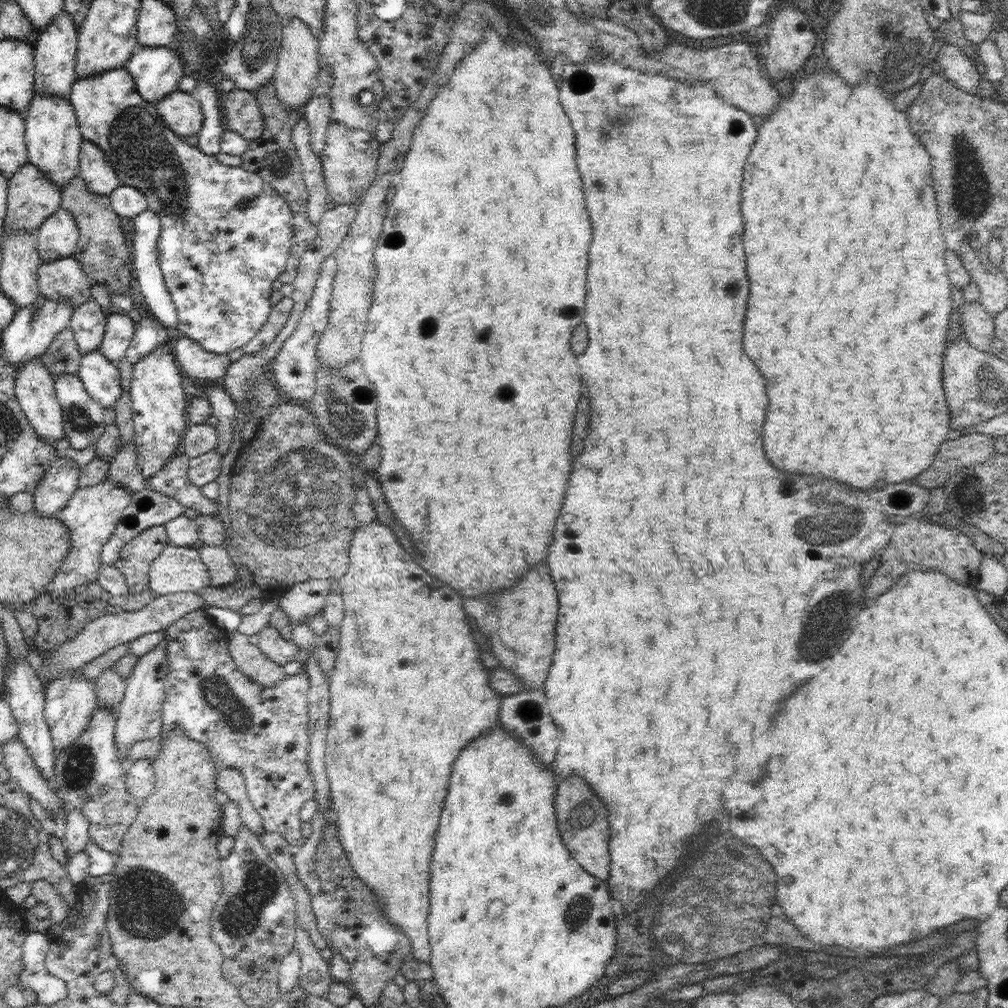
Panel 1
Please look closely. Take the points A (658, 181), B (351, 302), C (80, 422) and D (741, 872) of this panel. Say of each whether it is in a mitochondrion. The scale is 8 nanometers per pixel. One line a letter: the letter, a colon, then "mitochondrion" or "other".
A: other
B: other
C: mitochondrion
D: mitochondrion

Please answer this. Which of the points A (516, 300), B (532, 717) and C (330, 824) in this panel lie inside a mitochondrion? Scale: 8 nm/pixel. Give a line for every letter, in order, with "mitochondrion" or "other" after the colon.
A: other
B: mitochondrion
C: other

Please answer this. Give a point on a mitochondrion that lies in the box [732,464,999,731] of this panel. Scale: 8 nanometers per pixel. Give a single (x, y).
(831, 517)

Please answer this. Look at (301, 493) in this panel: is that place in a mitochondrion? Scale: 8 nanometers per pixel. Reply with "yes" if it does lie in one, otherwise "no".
yes

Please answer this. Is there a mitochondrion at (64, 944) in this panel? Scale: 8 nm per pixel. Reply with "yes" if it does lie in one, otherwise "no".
no

